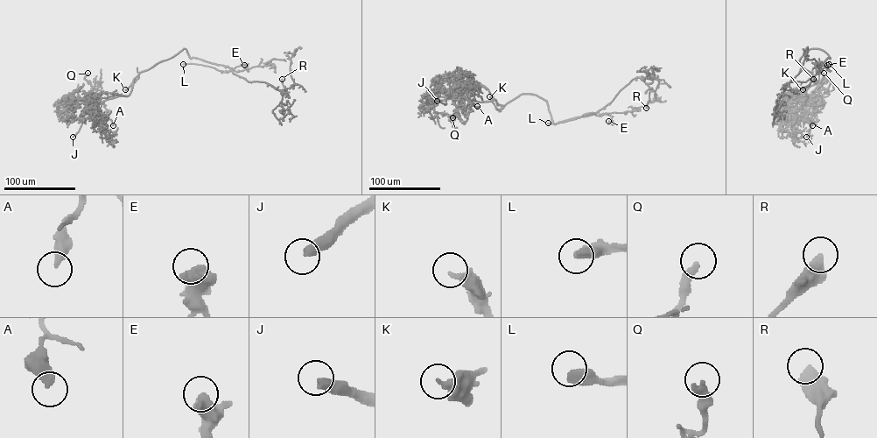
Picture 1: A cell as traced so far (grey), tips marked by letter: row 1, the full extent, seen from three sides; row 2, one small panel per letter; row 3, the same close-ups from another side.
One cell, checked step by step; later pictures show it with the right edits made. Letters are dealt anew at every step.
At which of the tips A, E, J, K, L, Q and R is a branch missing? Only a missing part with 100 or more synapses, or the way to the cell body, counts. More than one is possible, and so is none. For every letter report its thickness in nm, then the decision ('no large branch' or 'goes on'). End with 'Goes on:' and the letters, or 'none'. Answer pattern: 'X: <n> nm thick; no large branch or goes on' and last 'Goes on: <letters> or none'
A: 400 nm thick; no large branch
E: 700 nm thick; no large branch
J: 400 nm thick; goes on
K: 280 nm thick; no large branch
L: 500 nm thick; goes on
Q: 360 nm thick; no large branch
R: 550 nm thick; no large branch
Goes on: J, L

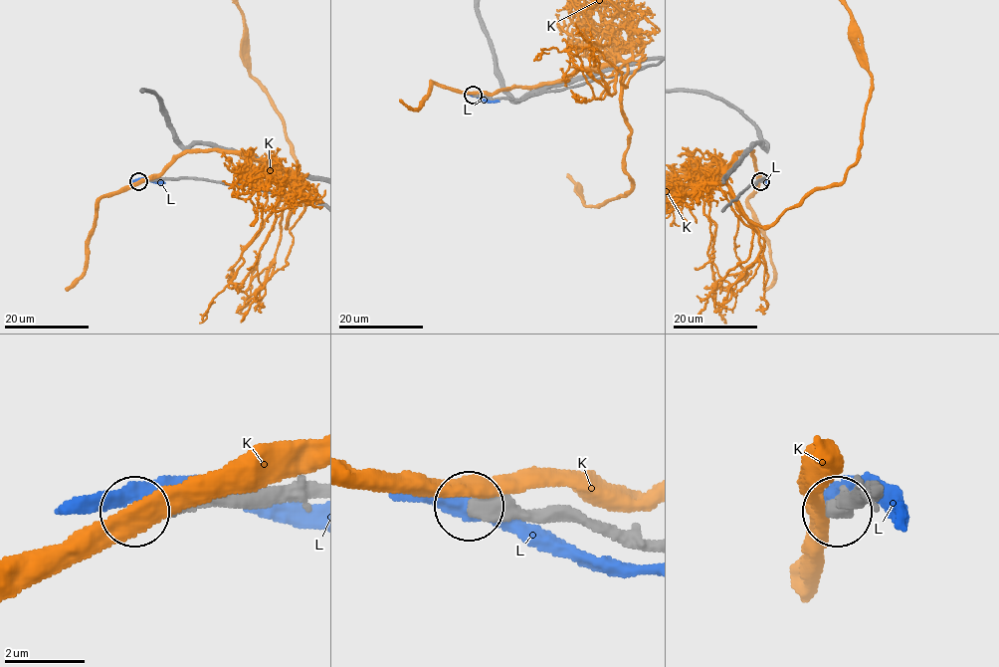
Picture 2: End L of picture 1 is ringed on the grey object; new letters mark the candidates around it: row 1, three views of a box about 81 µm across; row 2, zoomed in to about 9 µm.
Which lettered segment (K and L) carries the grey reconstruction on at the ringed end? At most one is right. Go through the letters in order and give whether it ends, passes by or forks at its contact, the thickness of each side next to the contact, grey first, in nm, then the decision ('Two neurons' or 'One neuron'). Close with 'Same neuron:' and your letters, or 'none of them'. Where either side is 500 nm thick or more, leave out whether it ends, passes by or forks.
K: Thickness 600 nm (grey) against 480 nm. Two neurons
L: Thickness 600 nm (grey) against 380 nm. Two neurons
Same neuron: none of them

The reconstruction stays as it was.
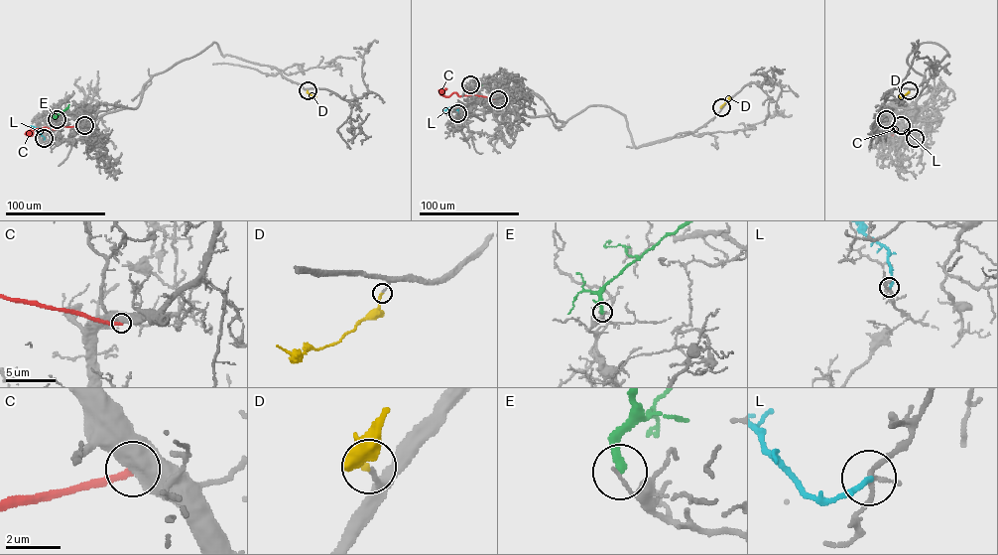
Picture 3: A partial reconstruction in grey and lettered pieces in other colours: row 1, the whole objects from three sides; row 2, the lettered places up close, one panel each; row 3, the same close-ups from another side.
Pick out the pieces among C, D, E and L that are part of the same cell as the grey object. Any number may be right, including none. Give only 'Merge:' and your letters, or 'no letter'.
Merge: D

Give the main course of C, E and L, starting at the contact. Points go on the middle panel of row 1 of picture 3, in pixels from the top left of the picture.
C: (498, 99), (473, 94), (459, 96), (455, 92), (444, 96), (442, 92), (446, 88)
E: (469, 84), (482, 85)
L: (457, 113), (453, 105), (444, 110)

